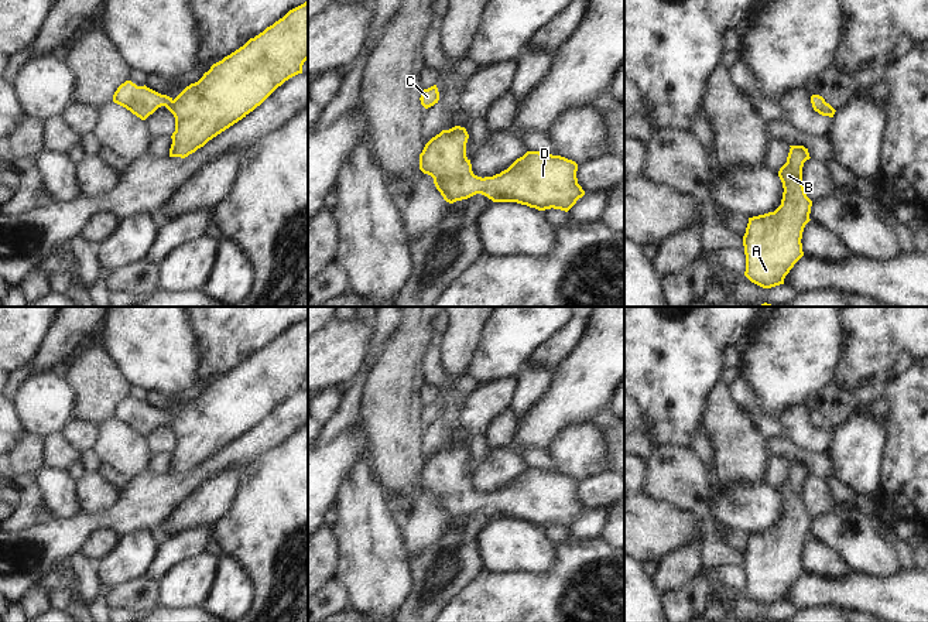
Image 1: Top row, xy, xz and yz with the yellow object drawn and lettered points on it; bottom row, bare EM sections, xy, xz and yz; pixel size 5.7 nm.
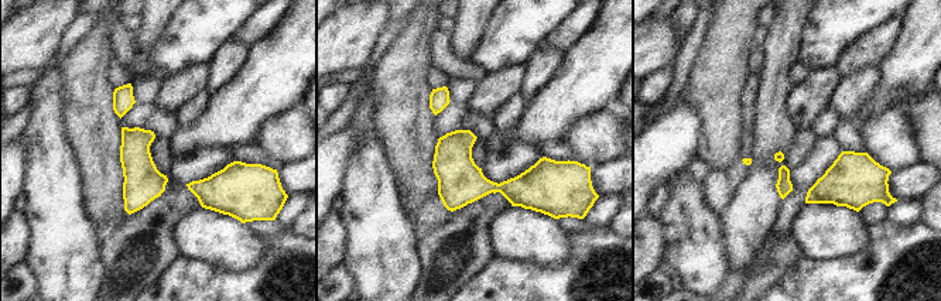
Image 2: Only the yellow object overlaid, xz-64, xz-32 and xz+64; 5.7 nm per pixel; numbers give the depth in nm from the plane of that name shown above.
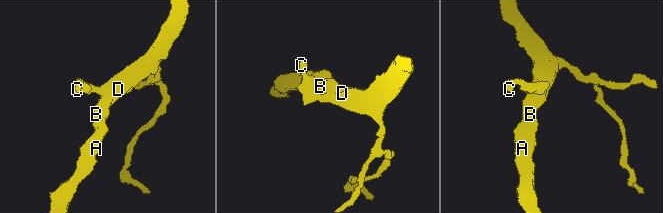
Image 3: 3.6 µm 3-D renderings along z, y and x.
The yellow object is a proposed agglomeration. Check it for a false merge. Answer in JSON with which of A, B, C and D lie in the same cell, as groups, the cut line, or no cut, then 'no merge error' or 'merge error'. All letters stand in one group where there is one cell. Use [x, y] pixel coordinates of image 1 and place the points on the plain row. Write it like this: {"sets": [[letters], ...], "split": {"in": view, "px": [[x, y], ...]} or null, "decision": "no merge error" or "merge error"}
{"sets": [["A", "B", "C", "D"]], "split": null, "decision": "no merge error"}

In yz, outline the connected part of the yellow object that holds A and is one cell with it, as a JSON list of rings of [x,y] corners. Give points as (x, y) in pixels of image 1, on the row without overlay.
[[[804,462],[790,464],[787,479],[778,488],[784,505],[781,522],[774,529],[749,534],[743,553],[746,571],[744,592],[763,605],[784,601],[785,592],[804,573],[801,556],[805,541],[811,537],[812,517],[807,513],[802,502],[802,483],[811,474]]]

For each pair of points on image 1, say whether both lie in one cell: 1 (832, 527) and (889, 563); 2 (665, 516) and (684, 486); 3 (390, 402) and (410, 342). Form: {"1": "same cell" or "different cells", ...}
{"1": "same cell", "2": "different cells", "3": "same cell"}

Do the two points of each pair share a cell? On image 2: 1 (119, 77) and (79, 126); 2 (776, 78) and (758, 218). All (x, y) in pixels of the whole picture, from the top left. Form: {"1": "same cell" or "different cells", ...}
{"1": "different cells", "2": "same cell"}

